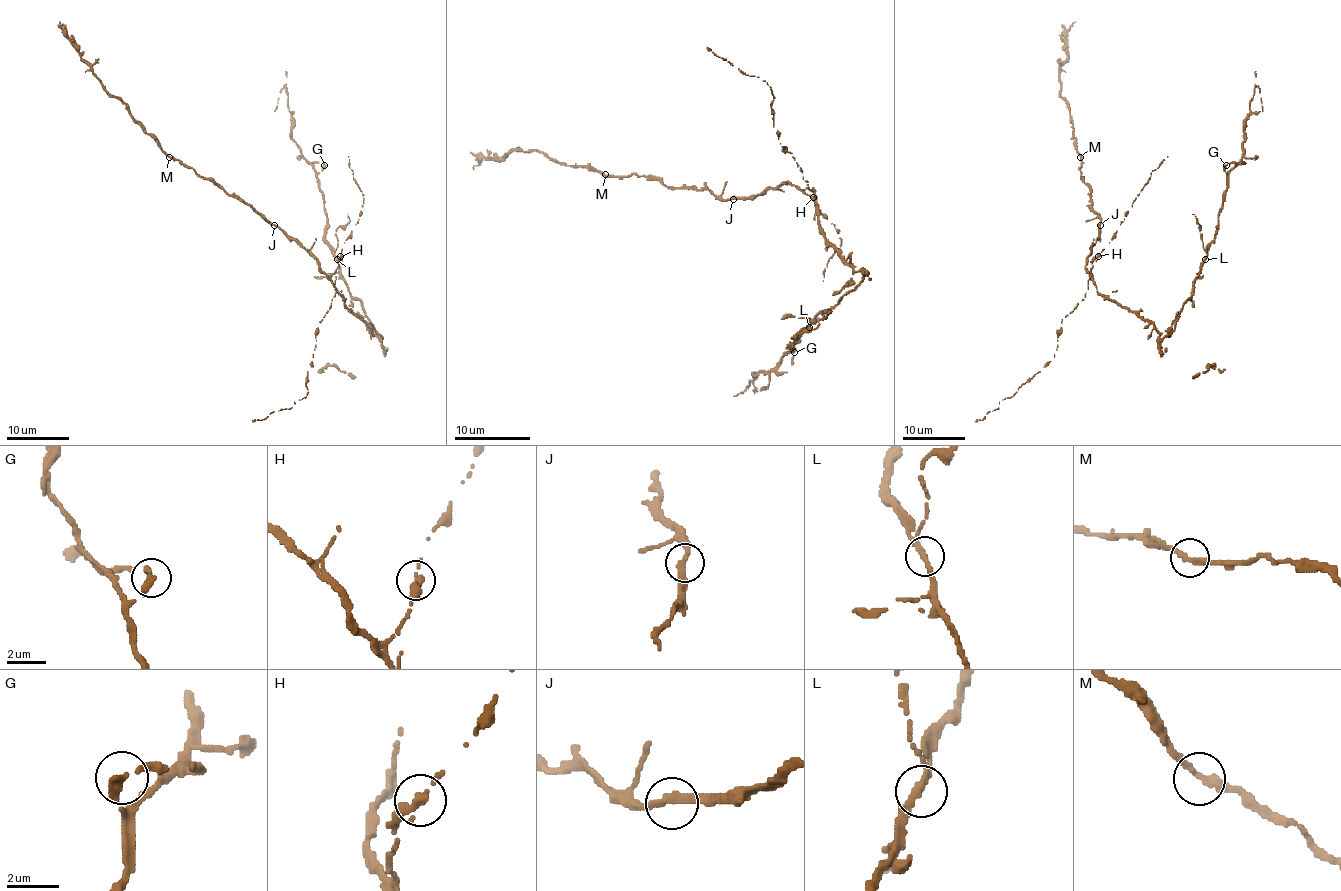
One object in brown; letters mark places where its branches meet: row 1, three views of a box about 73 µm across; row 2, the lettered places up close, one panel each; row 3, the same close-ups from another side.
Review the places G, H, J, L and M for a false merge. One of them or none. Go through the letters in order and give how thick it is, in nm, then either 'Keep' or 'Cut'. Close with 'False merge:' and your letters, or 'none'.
G: Thickness 280 nm. Keep
H: Thickness 280 nm. Cut
J: Thickness 280 nm. Keep
L: Thickness 280 nm. Keep
M: Thickness 320 nm. Keep
False merge: H

